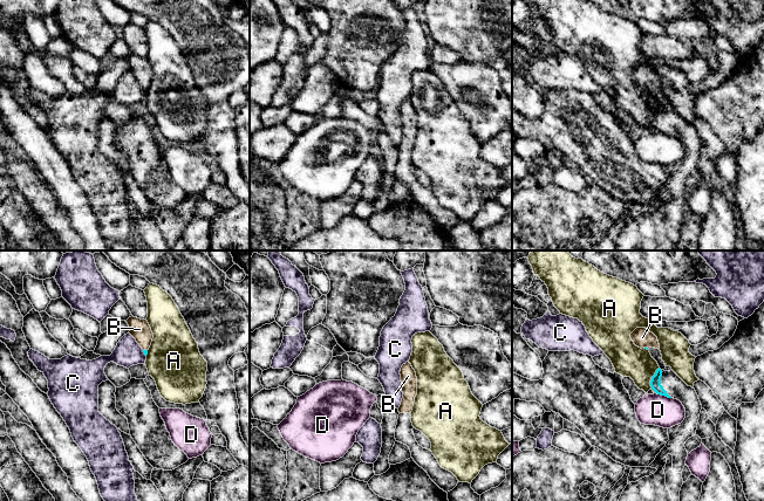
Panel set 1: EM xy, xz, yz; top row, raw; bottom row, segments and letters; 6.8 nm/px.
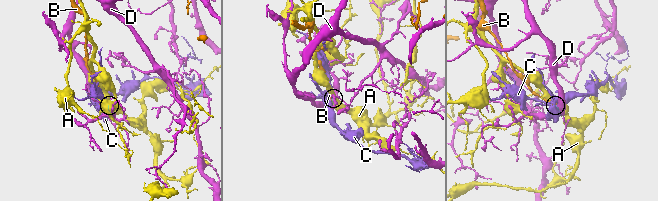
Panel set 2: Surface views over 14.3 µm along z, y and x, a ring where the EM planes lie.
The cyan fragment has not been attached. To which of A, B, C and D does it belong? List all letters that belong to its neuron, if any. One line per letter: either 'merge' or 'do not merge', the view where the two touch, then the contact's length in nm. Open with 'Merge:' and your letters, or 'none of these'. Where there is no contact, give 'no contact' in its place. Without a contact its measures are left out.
Merge: B
A: do not merge; contact in yz; length 190 nm
B: merge; contact in xy; length 30 nm
C: do not merge; contact in xy; length 50 nm
D: do not merge; contact in yz; length 110 nm

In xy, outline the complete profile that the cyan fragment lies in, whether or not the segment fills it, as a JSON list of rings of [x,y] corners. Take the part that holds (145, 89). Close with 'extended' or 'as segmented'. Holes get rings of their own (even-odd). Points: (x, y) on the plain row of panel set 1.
[[[131,54],[125,60],[130,66],[129,71],[136,77],[146,94],[154,76],[154,71],[148,59]]]; extended

